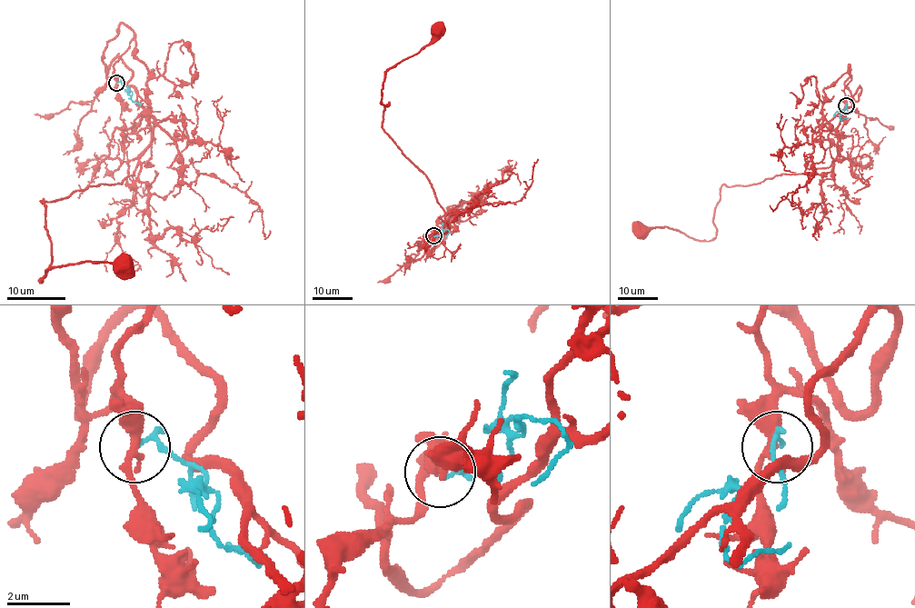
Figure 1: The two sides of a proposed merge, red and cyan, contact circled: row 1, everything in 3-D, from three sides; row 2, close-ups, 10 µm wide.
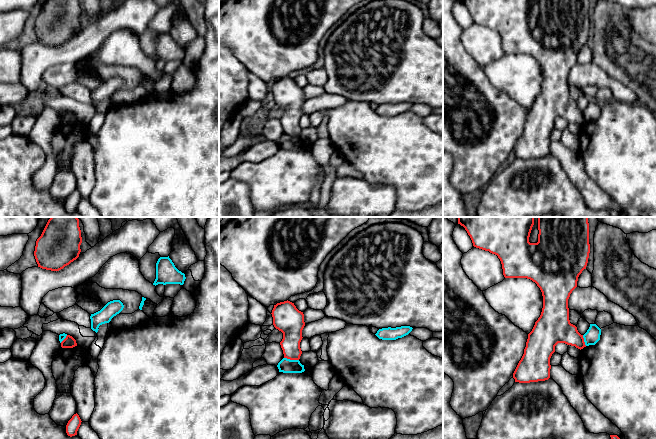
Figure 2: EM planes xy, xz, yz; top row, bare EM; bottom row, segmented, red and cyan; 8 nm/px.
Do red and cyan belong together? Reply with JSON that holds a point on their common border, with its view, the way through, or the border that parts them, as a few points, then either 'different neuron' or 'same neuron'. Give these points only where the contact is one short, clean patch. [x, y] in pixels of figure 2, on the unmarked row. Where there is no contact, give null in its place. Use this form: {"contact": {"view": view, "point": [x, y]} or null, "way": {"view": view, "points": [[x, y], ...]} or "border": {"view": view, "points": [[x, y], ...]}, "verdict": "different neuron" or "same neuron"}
{"contact": {"view": "xz", "point": [291, 135]}, "border": {"view": "xz", "points": [[284, 133], [290, 136], [298, 136]]}, "verdict": "different neuron"}

